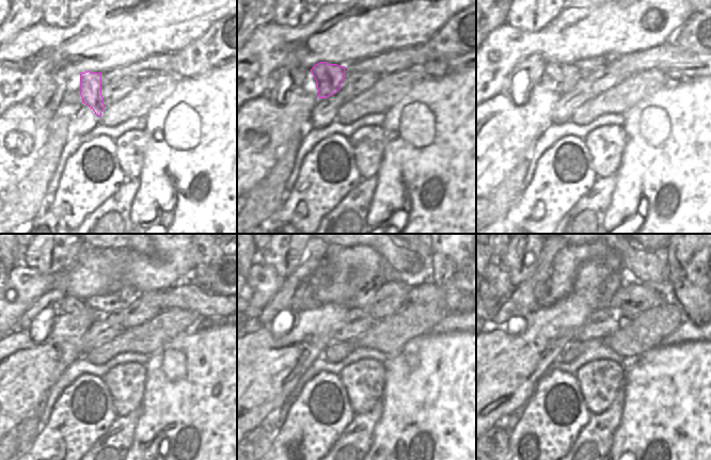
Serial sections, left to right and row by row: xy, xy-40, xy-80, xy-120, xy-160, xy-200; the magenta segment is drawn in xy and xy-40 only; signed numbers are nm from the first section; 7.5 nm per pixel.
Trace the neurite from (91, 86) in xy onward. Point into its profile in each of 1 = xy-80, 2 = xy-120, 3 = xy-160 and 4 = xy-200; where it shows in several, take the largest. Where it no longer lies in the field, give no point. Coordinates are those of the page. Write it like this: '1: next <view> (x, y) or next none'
1: next xy-80 (565, 76)
2: next xy-120 (72, 304)
3: next xy-160 (310, 302)
4: next xy-200 (541, 289)

